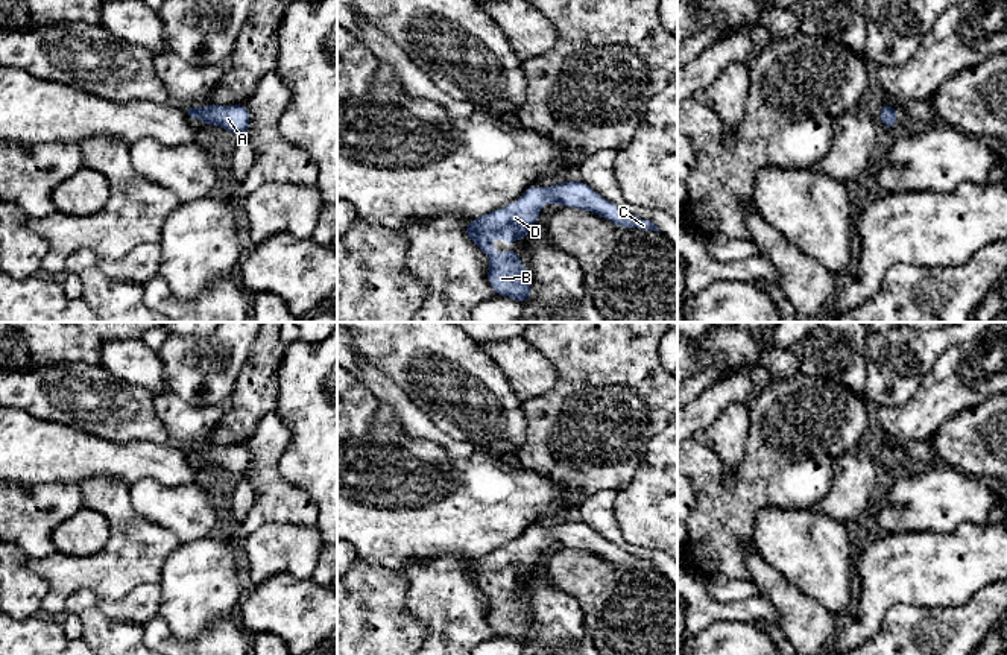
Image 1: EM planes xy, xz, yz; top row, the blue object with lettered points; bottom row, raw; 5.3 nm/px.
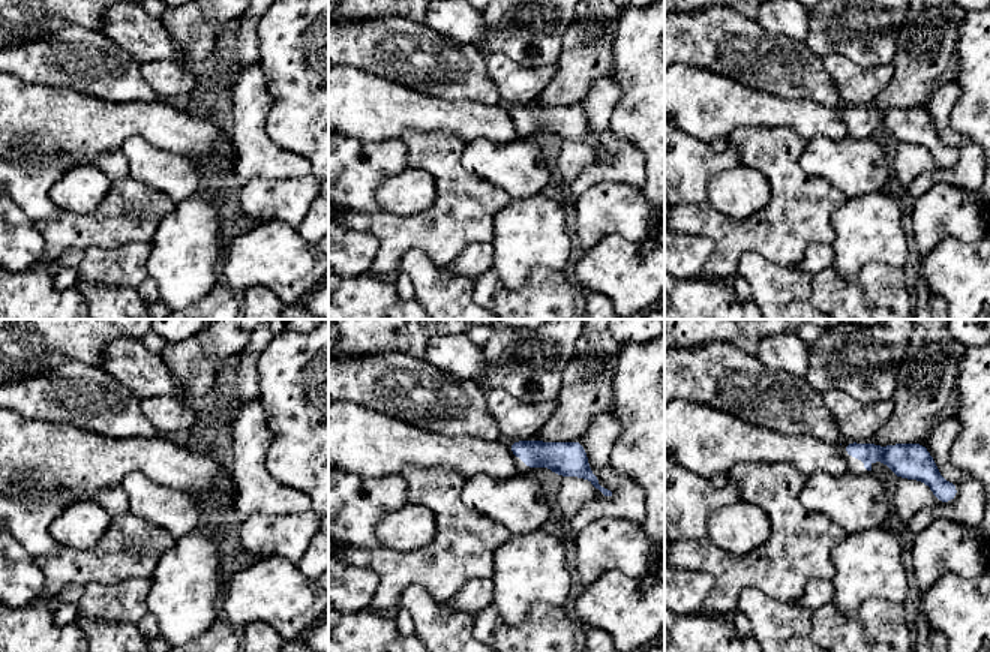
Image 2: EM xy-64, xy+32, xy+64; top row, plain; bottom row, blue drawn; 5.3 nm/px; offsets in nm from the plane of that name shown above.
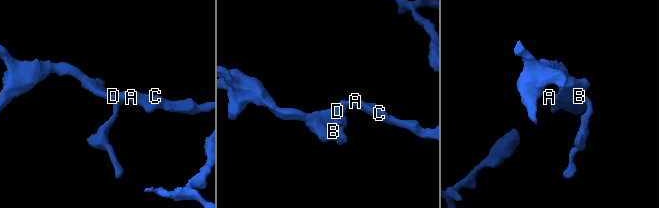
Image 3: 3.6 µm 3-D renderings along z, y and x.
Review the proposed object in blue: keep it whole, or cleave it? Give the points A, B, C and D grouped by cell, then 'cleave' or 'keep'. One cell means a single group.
groups A B C D; keep

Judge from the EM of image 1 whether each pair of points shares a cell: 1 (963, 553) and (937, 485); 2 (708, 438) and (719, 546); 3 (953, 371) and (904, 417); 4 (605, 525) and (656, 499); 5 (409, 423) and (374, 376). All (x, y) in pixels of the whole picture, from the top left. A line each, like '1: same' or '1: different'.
1: different
2: different
3: same
4: different
5: same

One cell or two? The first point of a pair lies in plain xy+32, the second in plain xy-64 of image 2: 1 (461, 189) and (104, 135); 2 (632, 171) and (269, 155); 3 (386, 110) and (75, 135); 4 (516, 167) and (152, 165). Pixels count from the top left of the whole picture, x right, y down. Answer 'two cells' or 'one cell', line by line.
1: two cells
2: one cell
3: one cell
4: one cell

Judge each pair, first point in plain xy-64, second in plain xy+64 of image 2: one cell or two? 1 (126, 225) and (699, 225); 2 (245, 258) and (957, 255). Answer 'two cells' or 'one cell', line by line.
1: one cell
2: one cell

